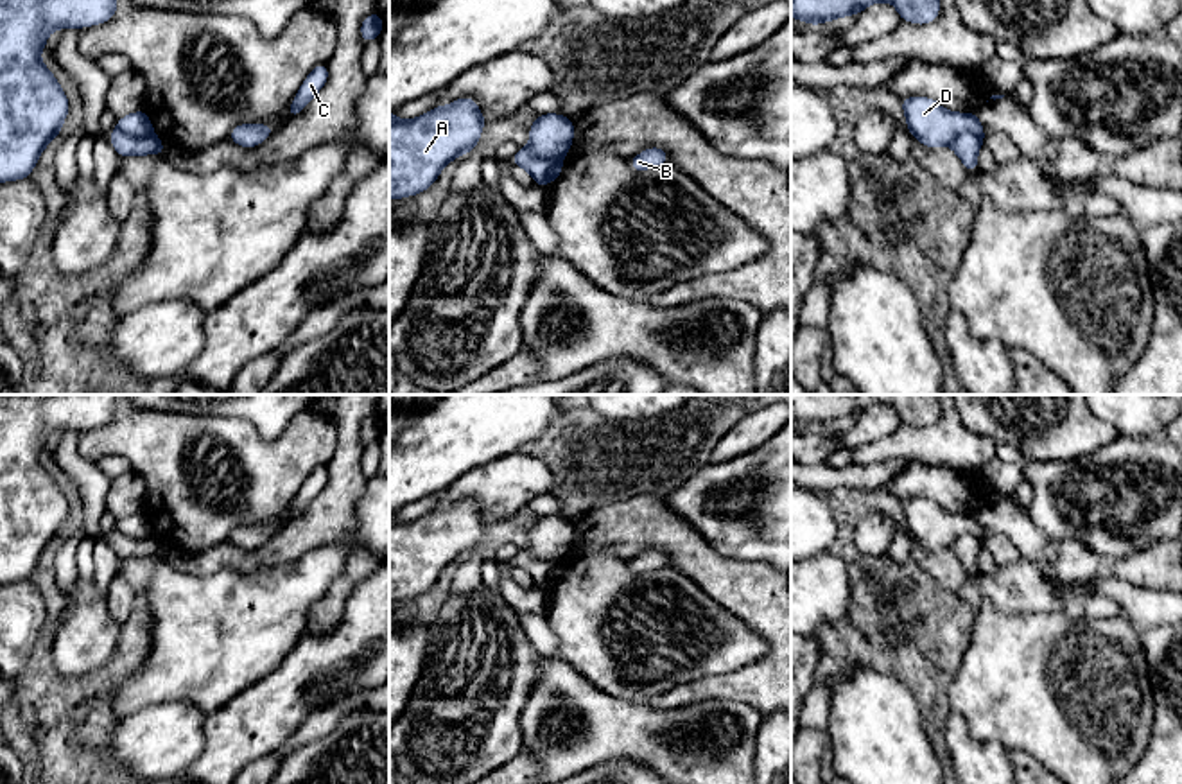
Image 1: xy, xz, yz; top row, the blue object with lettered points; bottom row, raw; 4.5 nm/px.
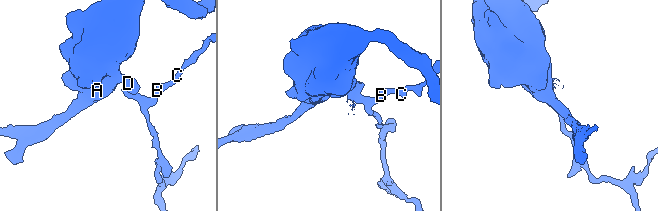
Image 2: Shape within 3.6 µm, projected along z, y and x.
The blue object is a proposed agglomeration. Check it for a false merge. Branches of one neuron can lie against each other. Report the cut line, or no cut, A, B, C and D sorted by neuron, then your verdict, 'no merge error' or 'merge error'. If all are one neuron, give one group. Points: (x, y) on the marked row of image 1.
cut in xz along (524, 148), (535, 155), (562, 158); A D / B C; merge error

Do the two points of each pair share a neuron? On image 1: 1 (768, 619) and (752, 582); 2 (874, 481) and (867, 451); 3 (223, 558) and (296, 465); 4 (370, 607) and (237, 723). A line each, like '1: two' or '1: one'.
1: one
2: two
3: two
4: one

